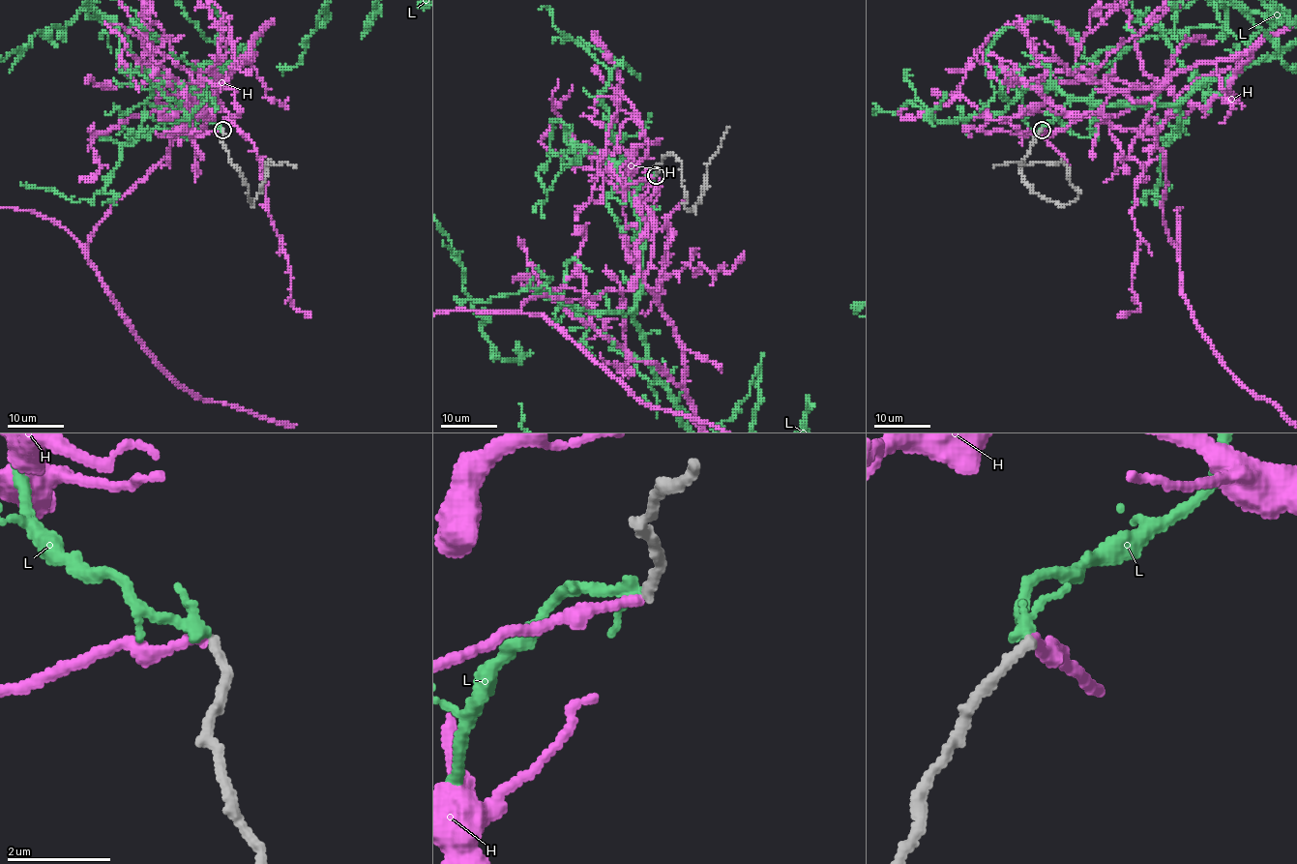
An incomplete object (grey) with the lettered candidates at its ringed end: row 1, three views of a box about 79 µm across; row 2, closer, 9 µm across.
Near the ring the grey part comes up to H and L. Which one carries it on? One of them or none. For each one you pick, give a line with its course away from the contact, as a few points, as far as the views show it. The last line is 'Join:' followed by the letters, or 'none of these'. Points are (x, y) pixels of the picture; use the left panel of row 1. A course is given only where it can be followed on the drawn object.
Join: H

